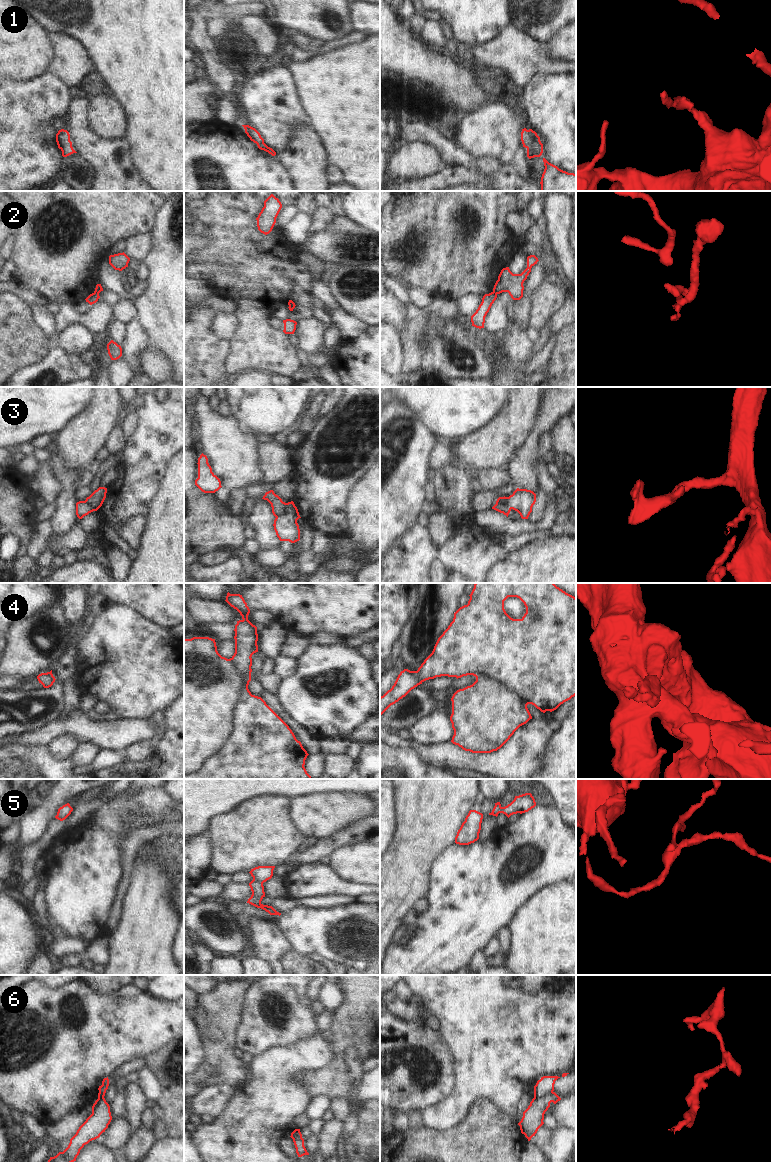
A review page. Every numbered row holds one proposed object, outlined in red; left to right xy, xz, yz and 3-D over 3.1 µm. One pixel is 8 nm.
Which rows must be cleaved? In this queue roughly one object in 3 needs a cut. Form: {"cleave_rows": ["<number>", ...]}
{"cleave_rows": ["2", "3", "6"]}

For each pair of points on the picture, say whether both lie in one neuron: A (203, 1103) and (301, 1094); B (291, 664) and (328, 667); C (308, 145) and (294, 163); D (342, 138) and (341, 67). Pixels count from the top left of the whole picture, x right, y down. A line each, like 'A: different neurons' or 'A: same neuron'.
A: different neurons
B: different neurons
C: same neuron
D: same neuron

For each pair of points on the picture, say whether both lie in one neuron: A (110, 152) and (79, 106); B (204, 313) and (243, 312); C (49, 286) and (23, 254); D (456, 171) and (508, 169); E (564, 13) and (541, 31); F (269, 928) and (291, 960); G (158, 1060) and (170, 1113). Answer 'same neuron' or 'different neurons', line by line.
A: same neuron
B: different neurons
C: same neuron
D: same neuron
E: same neuron
F: same neuron
G: same neuron

